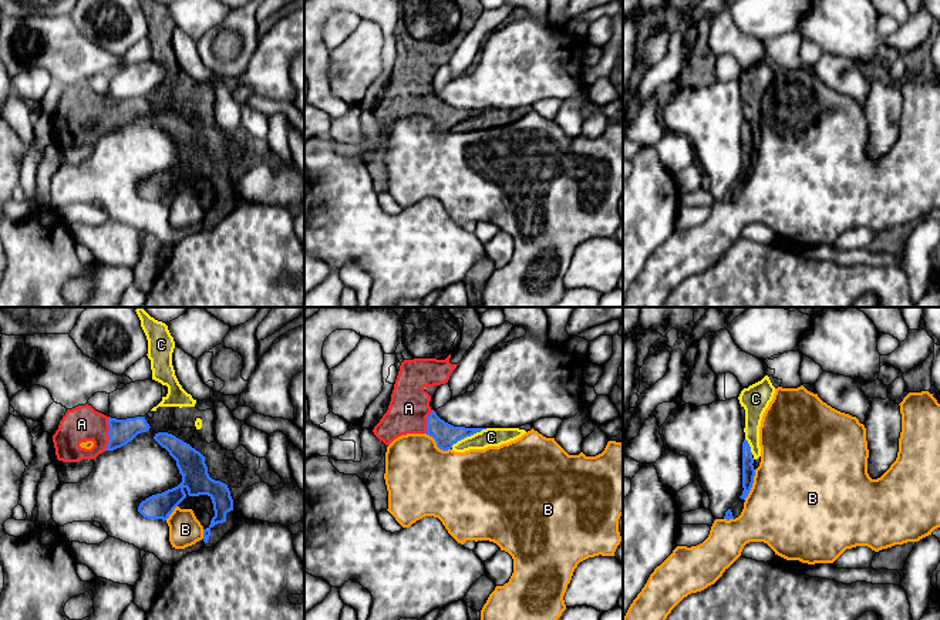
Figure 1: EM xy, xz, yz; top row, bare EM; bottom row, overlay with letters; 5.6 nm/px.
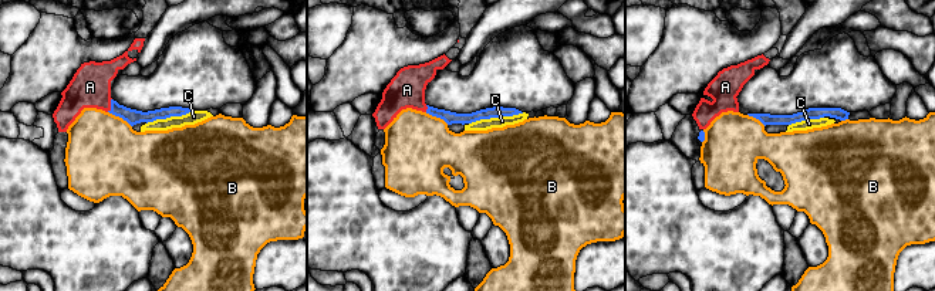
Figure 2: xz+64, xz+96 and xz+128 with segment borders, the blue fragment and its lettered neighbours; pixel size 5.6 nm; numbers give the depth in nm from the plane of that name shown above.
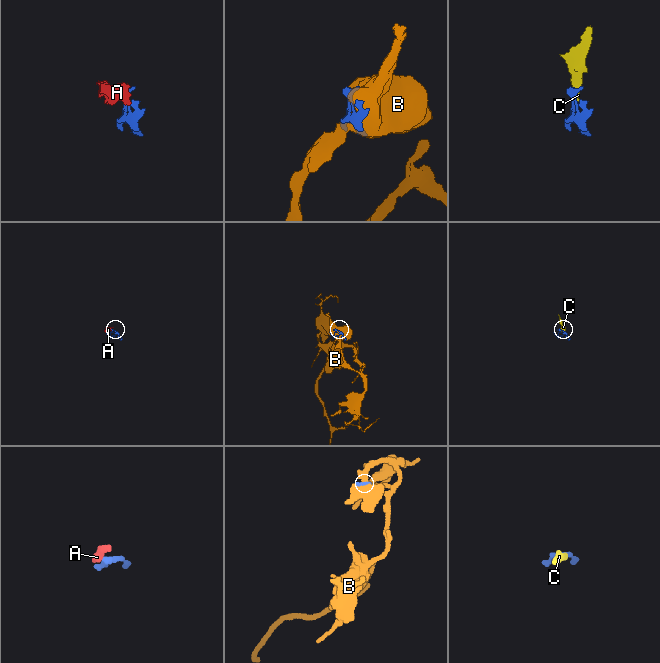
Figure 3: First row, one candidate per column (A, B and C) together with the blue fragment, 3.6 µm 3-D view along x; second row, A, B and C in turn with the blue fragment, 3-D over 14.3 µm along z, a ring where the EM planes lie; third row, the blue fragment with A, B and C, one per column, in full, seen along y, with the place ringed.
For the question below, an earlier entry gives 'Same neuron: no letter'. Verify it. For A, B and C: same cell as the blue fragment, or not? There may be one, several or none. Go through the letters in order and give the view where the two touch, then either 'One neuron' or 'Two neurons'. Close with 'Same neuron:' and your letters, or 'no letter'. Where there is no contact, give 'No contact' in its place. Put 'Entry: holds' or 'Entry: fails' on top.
Entry: fails
A: Touches blue in xy. One neuron
B: Touches blue in yz. Two neurons
C: Touches blue in xz. Two neurons
Same neuron: A

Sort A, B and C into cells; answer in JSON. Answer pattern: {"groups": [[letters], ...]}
{"groups": [["A"], ["B"], ["C"]]}

